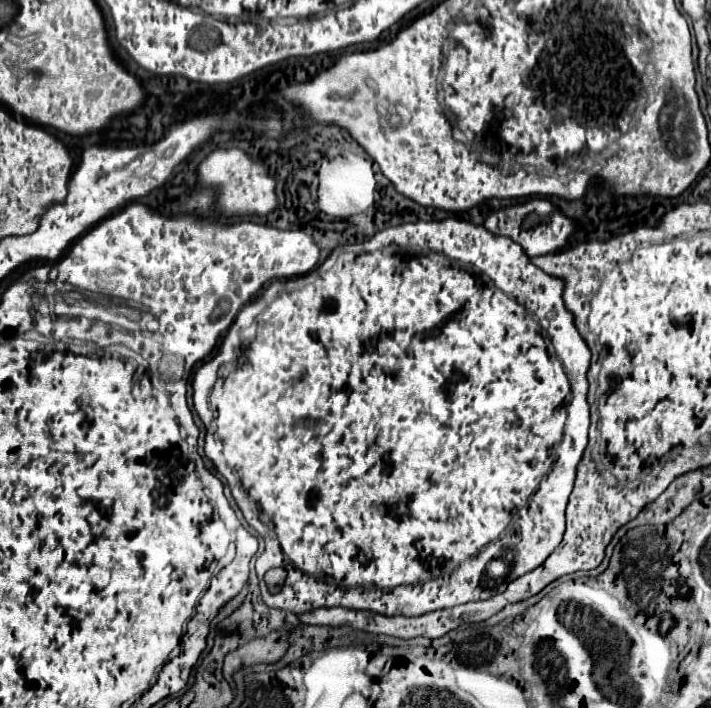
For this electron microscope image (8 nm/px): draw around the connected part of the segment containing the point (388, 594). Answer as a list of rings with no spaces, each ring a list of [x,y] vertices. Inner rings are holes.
[[[444,219],[444,221],[416,221],[416,223],[404,223],[396,227],[388,227],[380,233],[376,233],[372,239],[368,239],[364,245],[360,245],[358,251],[348,251],[338,255],[336,263],[326,271],[326,273],[314,273],[316,277],[310,279],[298,277],[298,279],[288,279],[288,281],[272,281],[268,287],[265,287],[258,297],[256,303],[246,304],[238,313],[236,321],[228,329],[228,333],[222,337],[220,347],[208,359],[194,375],[192,389],[194,389],[194,409],[200,417],[200,421],[206,427],[206,443],[204,443],[204,453],[206,457],[214,463],[216,471],[226,479],[232,497],[236,499],[236,505],[240,507],[244,519],[248,521],[249,527],[245,529],[253,534],[258,542],[264,542],[264,553],[256,559],[256,573],[260,581],[260,595],[268,607],[274,609],[284,609],[292,611],[294,615],[314,611],[318,607],[348,607],[348,609],[362,609],[362,611],[374,611],[374,613],[384,613],[384,615],[408,615],[408,617],[418,617],[418,611],[436,611],[436,609],[446,609],[454,607],[460,603],[468,601],[482,601],[490,599],[496,593],[504,593],[510,581],[518,579],[520,575],[526,575],[528,571],[536,569],[562,541],[564,535],[564,511],[568,505],[568,497],[574,487],[574,477],[576,477],[576,467],[582,459],[582,453],[588,445],[588,425],[590,425],[590,407],[586,401],[588,393],[588,381],[586,381],[586,371],[590,365],[590,349],[580,337],[580,333],[574,327],[572,313],[566,311],[564,301],[562,301],[562,289],[564,283],[556,277],[546,275],[540,271],[536,265],[530,263],[528,255],[522,251],[520,245],[516,245],[508,237],[496,237],[488,233],[480,225],[472,225],[468,221],[460,219]],[[506,549],[510,549],[510,559],[506,561],[506,567],[502,571],[502,577],[490,577],[490,561],[498,555],[504,555]],[[272,567],[284,567],[286,569],[286,583],[278,593],[268,593],[266,583],[264,583],[264,573]],[[360,585],[360,591],[348,591],[350,587]]]

